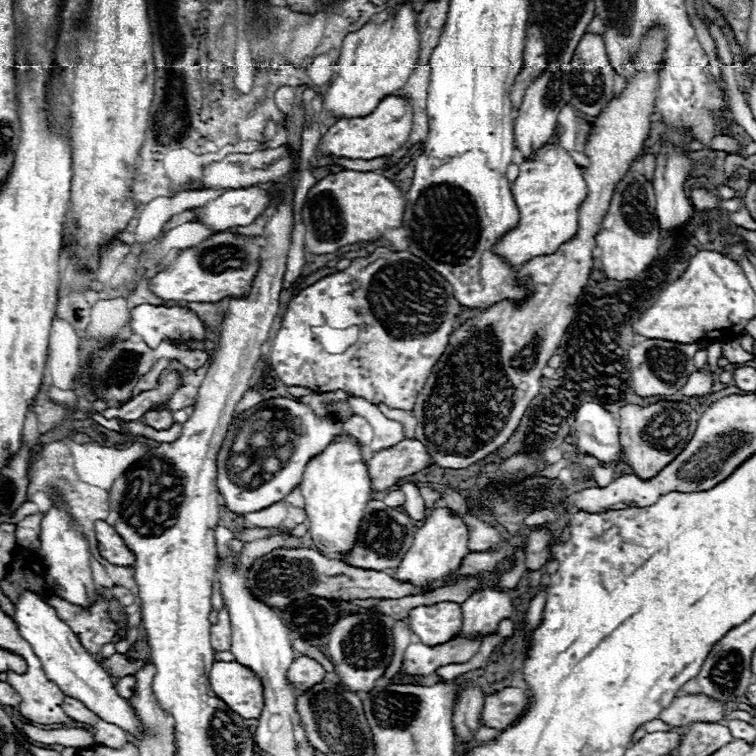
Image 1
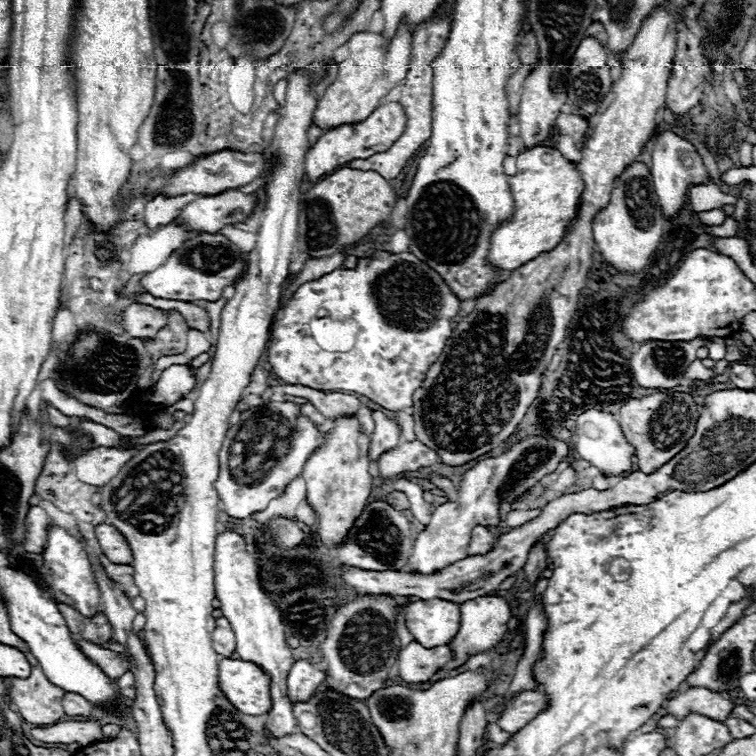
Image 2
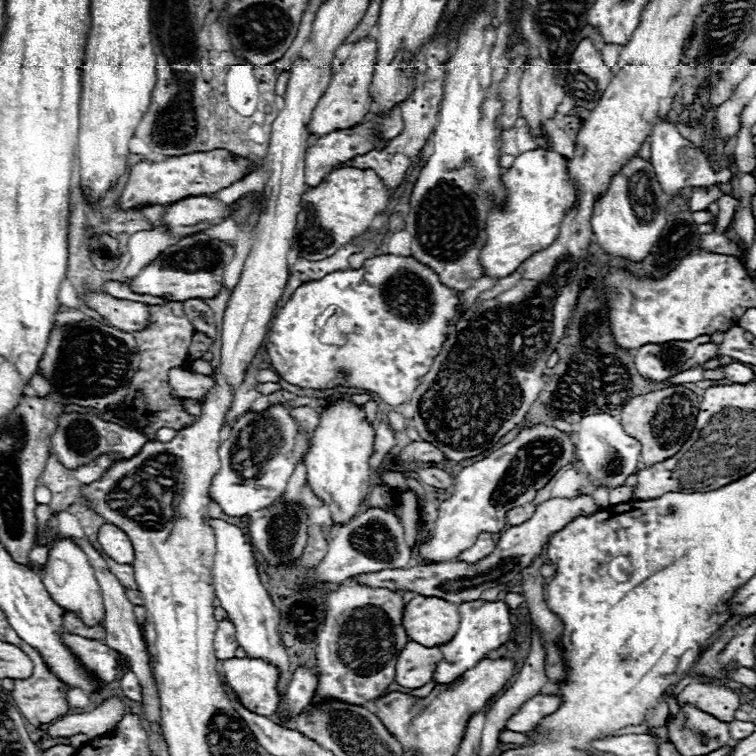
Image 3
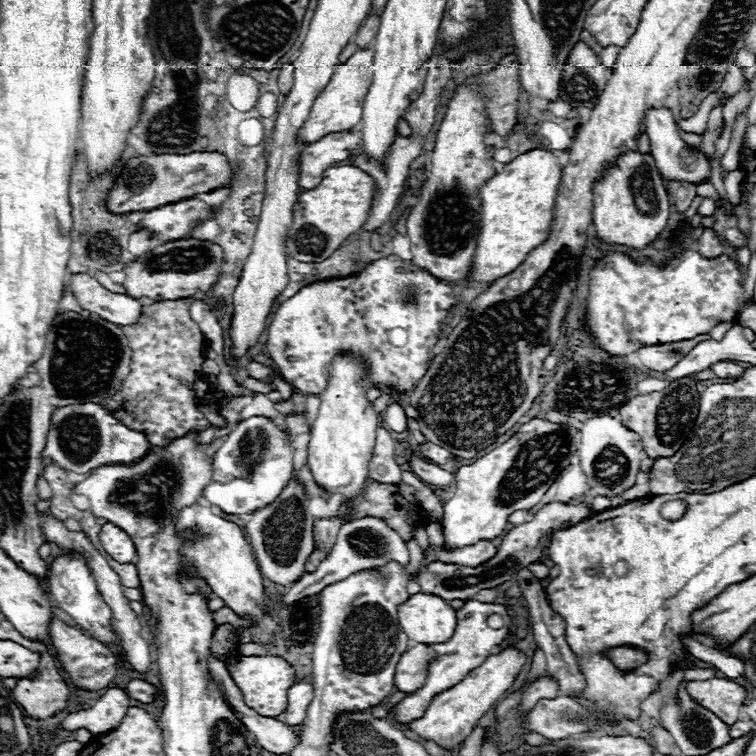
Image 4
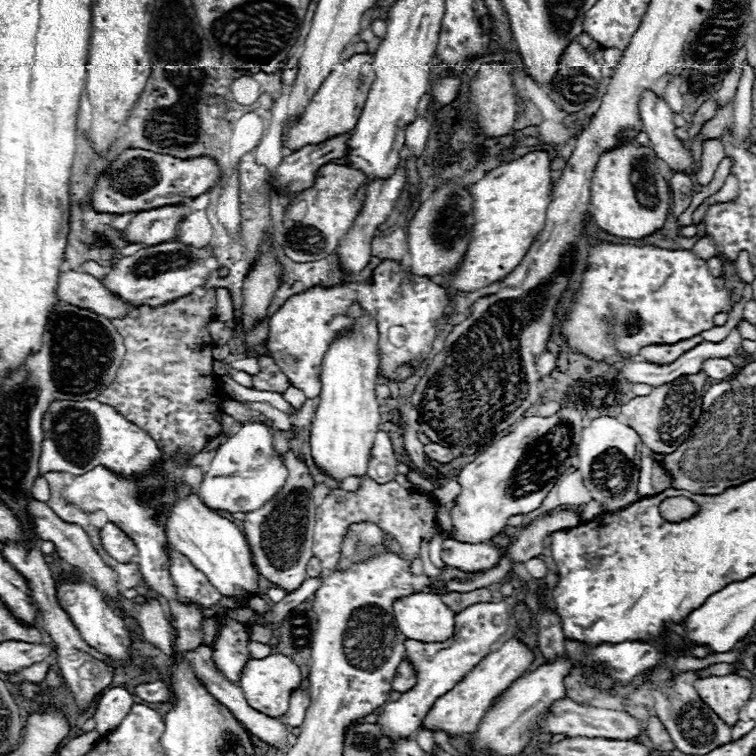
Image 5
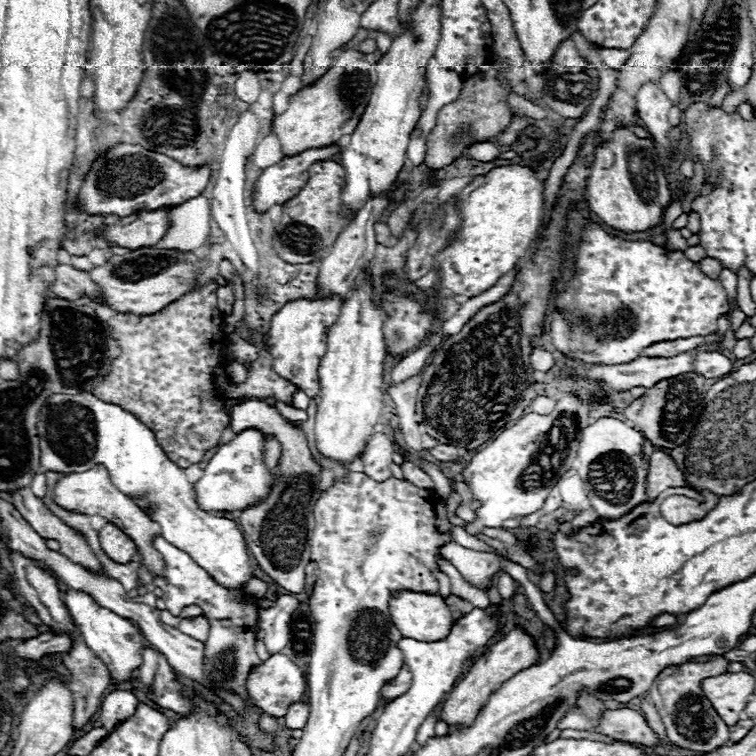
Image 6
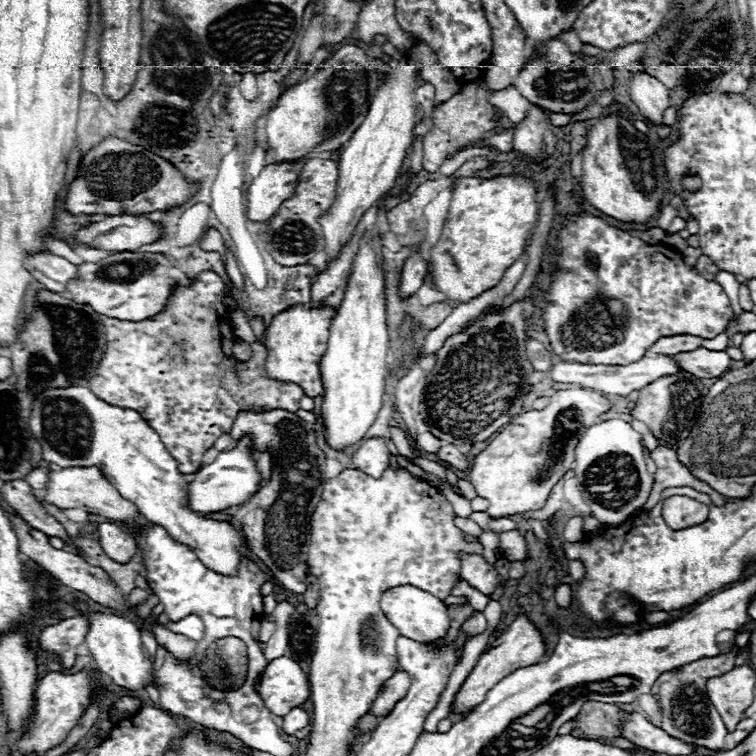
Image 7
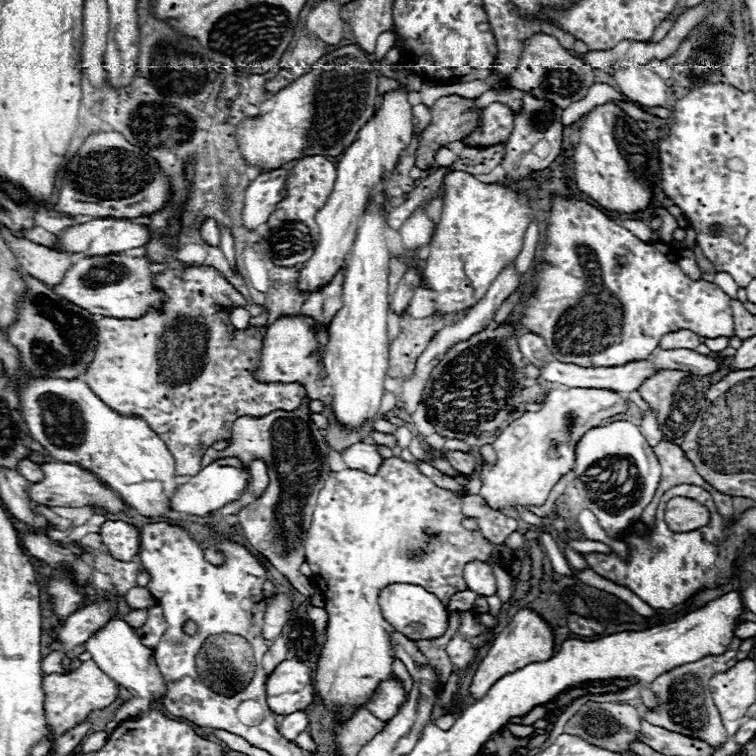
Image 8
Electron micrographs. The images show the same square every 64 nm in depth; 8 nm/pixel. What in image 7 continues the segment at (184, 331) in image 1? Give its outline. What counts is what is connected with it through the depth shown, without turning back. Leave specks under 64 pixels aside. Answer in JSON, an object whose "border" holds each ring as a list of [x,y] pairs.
{"border":[[[38,252],[38,254],[26,254],[24,268],[50,292],[62,294],[66,290],[66,280],[76,276],[76,266],[68,262],[62,256],[56,256],[52,252]]]}

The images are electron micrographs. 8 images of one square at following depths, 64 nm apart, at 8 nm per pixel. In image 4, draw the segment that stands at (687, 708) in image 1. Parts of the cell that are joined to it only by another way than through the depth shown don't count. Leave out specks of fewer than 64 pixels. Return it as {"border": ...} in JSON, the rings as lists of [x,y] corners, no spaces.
{"border":[[[730,678],[694,680],[686,690],[694,700],[698,700],[698,704],[710,708],[710,712],[726,724],[734,724],[738,720],[738,710],[746,700],[746,688]]]}

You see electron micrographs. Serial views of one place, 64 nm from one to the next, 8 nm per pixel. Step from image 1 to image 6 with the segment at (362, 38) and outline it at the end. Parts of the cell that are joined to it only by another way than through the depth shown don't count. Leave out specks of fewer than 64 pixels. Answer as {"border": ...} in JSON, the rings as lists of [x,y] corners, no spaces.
{"border":[[[352,48],[344,50],[322,78],[318,78],[312,86],[300,88],[296,94],[292,94],[284,114],[280,114],[272,120],[272,132],[278,136],[278,140],[282,144],[282,154],[284,156],[296,156],[296,154],[310,150],[310,148],[332,146],[342,136],[352,134],[360,122],[360,116],[362,116],[366,104],[368,104],[370,86],[374,86],[374,66],[368,62],[368,56],[364,56],[362,52],[356,52]]]}

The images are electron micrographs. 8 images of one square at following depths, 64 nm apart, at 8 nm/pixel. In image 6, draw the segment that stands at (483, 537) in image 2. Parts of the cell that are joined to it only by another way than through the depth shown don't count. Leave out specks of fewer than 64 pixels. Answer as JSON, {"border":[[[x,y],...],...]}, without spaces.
{"border":[[[452,542],[442,548],[444,558],[458,568],[458,572],[476,588],[488,590],[492,586],[492,580],[496,572],[500,570],[500,560],[494,552],[480,552],[462,548],[460,544]]]}

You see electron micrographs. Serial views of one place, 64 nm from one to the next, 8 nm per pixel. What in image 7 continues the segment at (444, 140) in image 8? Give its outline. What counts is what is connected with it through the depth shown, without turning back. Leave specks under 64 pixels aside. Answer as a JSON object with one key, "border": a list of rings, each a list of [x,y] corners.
{"border":[[[468,82],[466,90],[462,94],[454,94],[446,102],[434,106],[432,110],[432,128],[422,136],[424,144],[424,158],[422,168],[426,172],[436,172],[442,158],[446,154],[452,154],[456,150],[468,148],[488,136],[488,132],[494,130],[494,106],[486,102],[486,94],[490,90],[480,88],[476,82]]]}

